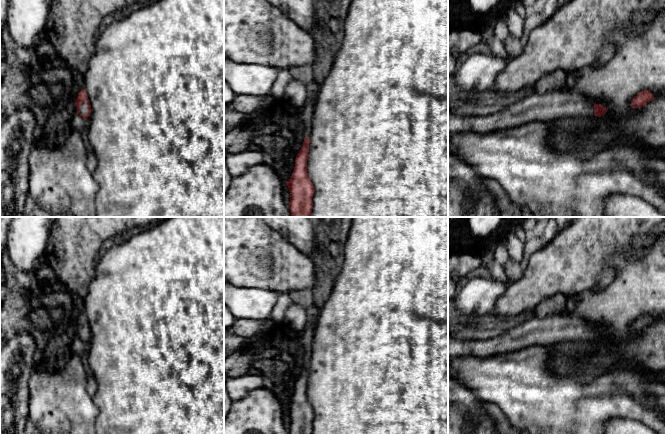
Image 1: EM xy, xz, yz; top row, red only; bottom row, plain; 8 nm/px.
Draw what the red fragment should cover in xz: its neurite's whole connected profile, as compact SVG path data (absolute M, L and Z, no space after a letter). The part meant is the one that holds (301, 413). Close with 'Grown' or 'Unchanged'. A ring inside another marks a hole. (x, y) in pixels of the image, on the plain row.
M308 302L307 307L309 312L314 312L315 314L309 320L310 325L305 327L301 334L305 349L305 362L303 370L296 380L293 397L290 403L286 405L291 421L288 428L290 434L312 434L313 432L314 411L307 397L307 383L310 367L309 360L314 342L318 312L320 310L311 302Z. Grown

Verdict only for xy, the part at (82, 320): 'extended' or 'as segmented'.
extended

